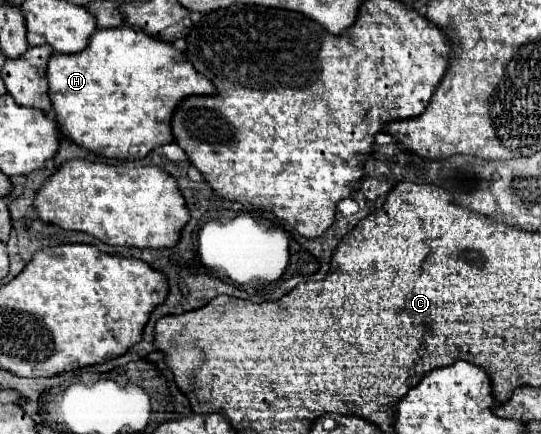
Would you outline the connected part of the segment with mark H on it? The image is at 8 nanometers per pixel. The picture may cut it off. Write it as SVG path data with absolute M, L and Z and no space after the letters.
M120 26L108 30L96 30L88 46L78 54L52 54L46 70L48 96L60 132L74 144L106 158L138 160L152 152L156 146L172 142L170 116L176 104L192 94L214 94L214 86L208 78L198 74L184 54L166 42L150 38L140 30Z

